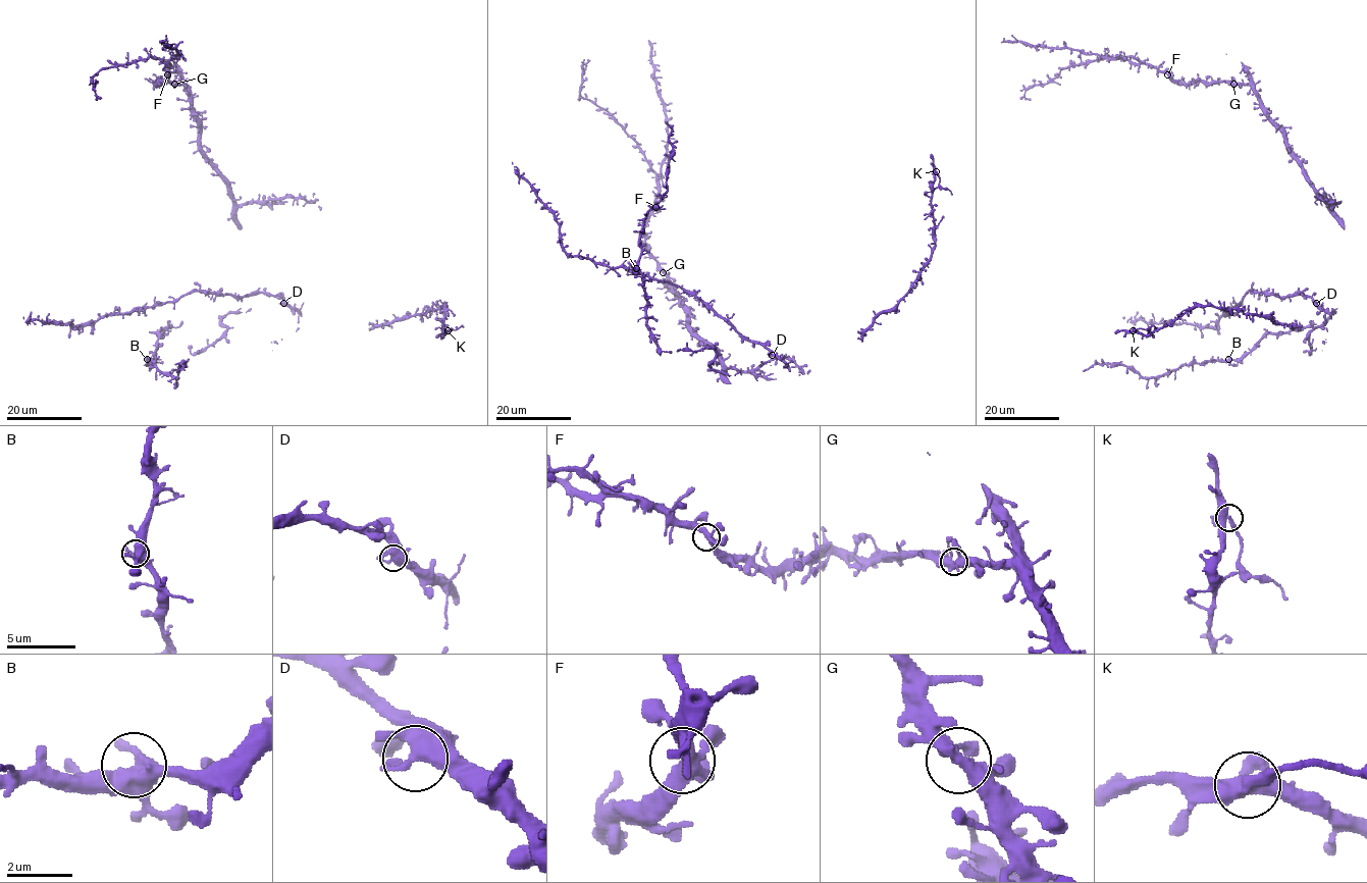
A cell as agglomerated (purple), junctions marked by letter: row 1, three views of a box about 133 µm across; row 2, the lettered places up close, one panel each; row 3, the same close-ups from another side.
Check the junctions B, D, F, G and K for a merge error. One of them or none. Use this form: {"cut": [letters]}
{"cut": ["K"]}

